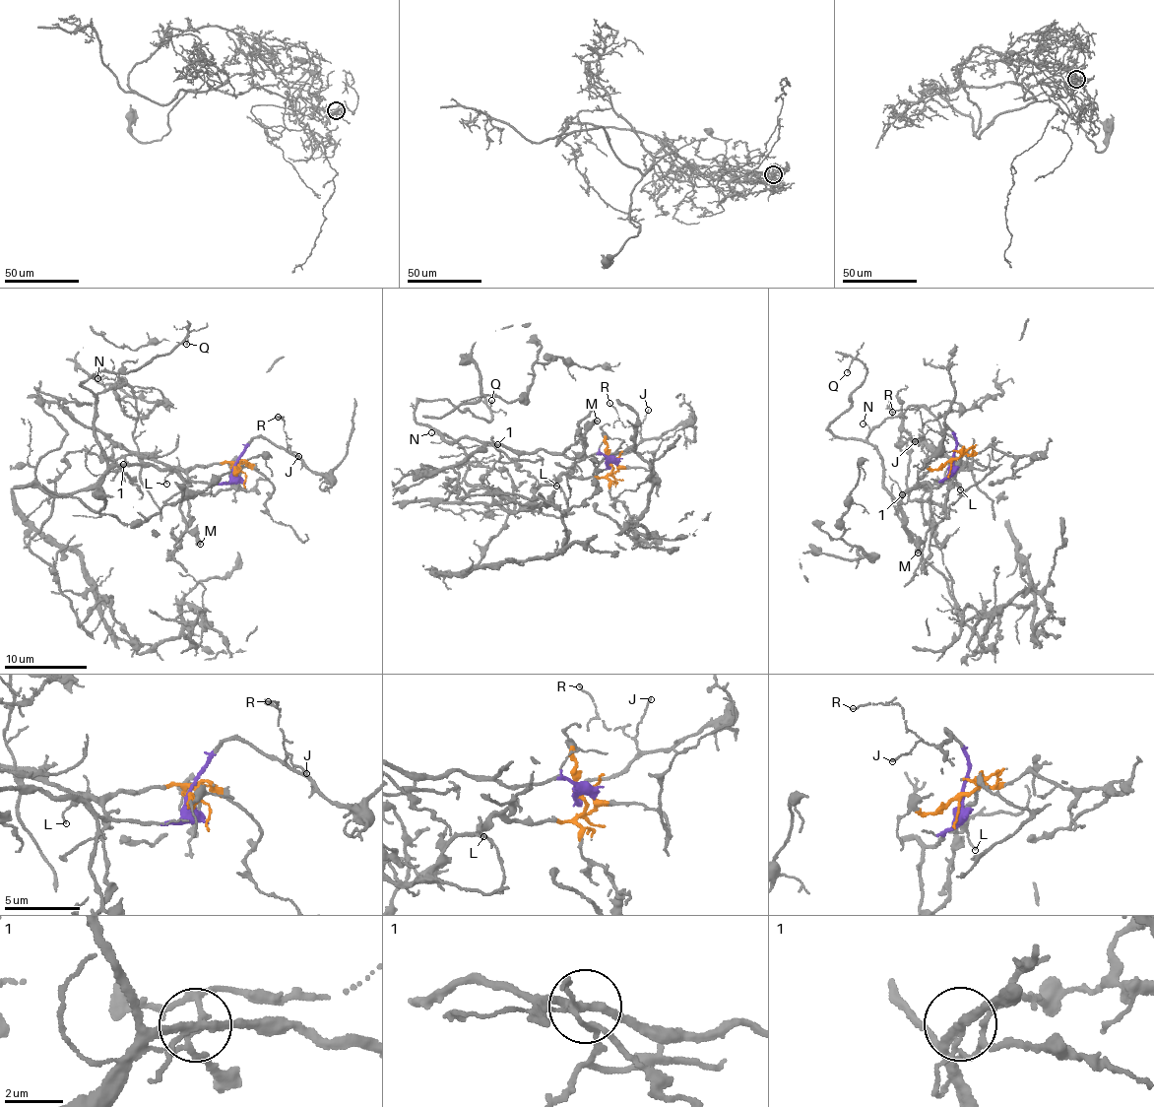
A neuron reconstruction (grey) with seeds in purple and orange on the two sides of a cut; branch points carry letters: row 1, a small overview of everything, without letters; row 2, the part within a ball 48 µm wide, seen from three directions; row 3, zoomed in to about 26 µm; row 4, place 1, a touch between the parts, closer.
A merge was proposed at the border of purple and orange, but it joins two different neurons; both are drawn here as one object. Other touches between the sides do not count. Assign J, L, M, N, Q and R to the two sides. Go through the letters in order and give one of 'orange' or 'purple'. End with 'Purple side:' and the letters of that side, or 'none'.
J: purple
L: orange
M: purple
N: purple
Q: purple
R: purple
Purple side: J, M, N, Q, R

